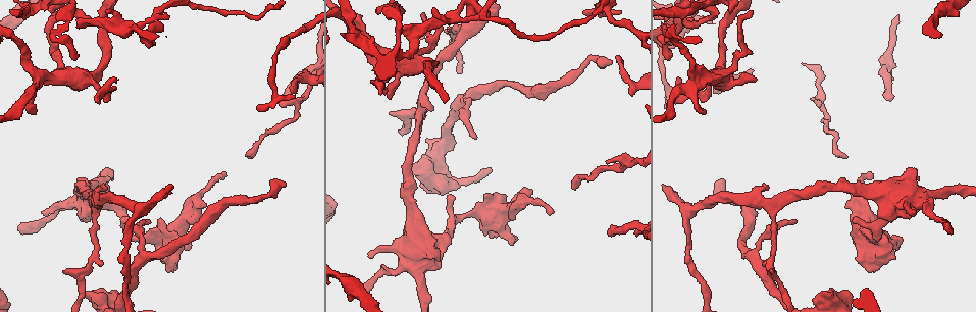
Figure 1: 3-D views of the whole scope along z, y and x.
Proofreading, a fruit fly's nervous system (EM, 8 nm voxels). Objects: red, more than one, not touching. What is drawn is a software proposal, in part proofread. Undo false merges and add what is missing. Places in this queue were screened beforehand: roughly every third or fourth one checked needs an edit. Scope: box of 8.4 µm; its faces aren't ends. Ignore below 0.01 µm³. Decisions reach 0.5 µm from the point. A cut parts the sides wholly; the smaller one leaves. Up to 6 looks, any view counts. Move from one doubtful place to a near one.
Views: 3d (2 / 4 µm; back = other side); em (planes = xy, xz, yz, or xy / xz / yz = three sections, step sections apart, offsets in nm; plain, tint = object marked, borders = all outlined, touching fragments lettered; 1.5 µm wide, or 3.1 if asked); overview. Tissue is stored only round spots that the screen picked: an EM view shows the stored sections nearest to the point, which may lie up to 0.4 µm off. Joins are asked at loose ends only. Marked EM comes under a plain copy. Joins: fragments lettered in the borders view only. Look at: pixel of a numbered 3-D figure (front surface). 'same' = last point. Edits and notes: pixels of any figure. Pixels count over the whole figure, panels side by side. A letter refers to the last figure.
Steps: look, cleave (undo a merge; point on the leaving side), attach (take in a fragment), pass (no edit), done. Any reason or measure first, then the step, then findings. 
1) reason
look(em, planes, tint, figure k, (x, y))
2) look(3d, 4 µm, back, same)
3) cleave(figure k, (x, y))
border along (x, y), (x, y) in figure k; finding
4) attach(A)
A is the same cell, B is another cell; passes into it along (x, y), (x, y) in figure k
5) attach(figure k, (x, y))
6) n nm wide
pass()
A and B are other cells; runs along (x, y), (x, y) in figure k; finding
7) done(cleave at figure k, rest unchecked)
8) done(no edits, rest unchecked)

branch stops here
look(em, xz, step 4, borders, figure 1, (583, 12))

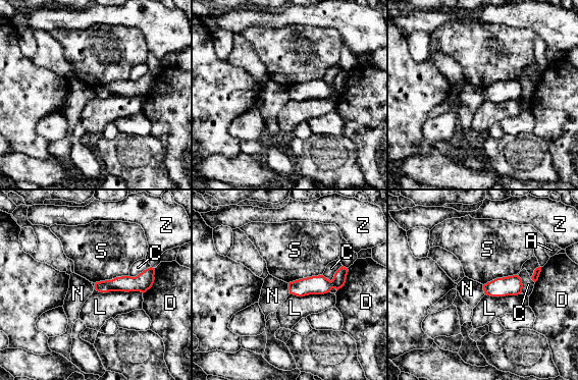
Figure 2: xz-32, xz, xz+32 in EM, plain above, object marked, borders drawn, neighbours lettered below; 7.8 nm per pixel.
pass()
A, C, D, L, N, S and Z are other cells; runs along (152, 270), (139, 283), (97, 286) in figure 2; no lettered fragment goes on from it

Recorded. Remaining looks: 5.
tapers out
look(em, xz, step 8, tint, figure 1, (610, 63))

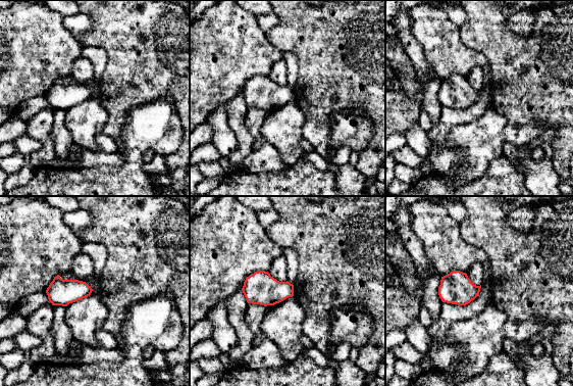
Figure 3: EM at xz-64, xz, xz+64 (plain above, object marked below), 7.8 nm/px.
look(em, planes, borders, same)

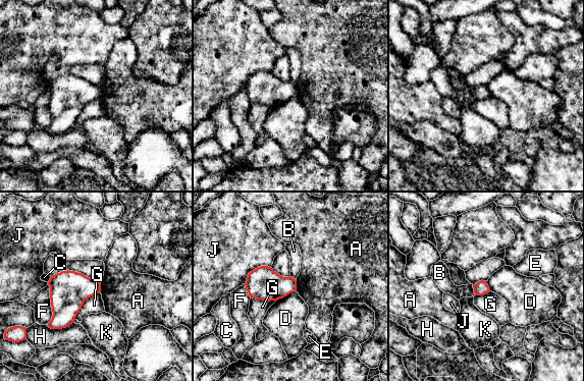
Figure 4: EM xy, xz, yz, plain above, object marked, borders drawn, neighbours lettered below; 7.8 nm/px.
F touches over 320 nm
pass()
A, B, C, D, E, F, G, H, J and K are other cells; no lettered fragment goes on from it

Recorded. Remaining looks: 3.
arms part here
look(3d, 4 µm, figure 1, (466, 33))

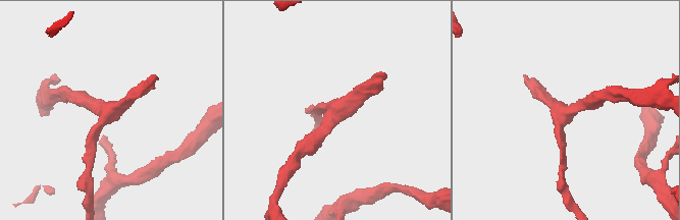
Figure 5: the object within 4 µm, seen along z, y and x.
3 arms; now the EM
look(em, xz, step 4, borders, figure 5, (333, 117))

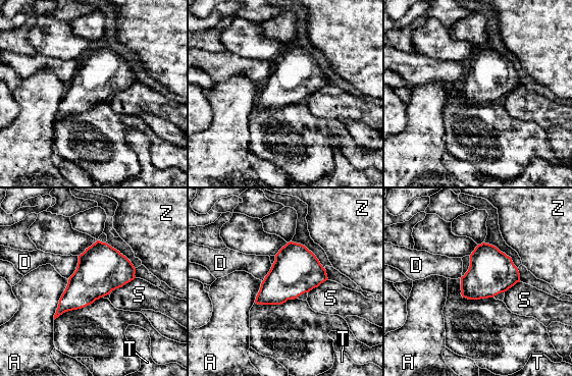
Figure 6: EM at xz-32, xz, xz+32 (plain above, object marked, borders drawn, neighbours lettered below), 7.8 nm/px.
360 nm wide
pass()
A, D, S, T and Z are other cells; border along (79, 256), (76, 269), (68, 279) in figure 6; all the same neuron

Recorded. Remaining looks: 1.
done(no edits, rest unchecked)

